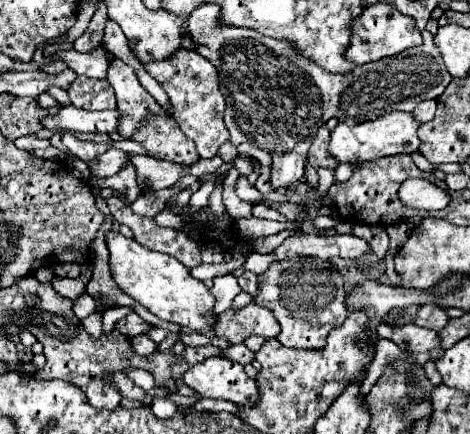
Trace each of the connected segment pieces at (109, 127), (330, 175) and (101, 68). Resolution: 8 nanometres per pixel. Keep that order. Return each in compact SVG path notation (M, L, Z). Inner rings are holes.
M61 106L55 116L43 118L45 128L63 128L63 130L77 130L77 132L117 132L119 124L119 110L103 110L103 112L89 112L75 106Z
M319 168L317 174L319 174L319 186L317 186L317 190L319 190L319 192L327 192L329 186L333 184L333 180L335 180L335 170Z
M99 46L91 52L77 52L77 50L57 50L49 54L53 60L63 60L71 70L79 76L87 78L105 78L107 76L107 52Z

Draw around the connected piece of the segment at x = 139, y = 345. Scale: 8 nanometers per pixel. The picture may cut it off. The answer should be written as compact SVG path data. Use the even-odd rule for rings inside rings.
M139 334L139 336L131 338L131 346L133 346L133 350L135 350L137 354L147 356L147 354L153 354L159 344L155 344L147 334Z

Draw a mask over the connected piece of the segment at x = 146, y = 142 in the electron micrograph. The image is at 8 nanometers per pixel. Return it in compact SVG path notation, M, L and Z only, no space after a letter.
M149 114L147 122L135 130L131 140L143 144L147 156L157 160L169 160L181 166L191 166L199 160L195 144L167 114Z

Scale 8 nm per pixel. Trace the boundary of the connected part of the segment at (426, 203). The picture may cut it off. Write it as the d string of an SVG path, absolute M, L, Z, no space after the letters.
M409 178L401 184L399 188L399 198L405 206L409 208L417 208L417 210L443 210L451 196L447 190L435 186L429 180L421 180L421 178Z

